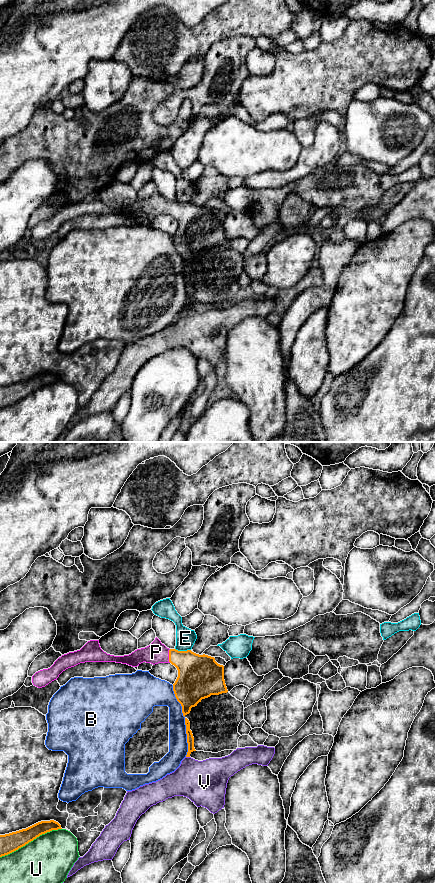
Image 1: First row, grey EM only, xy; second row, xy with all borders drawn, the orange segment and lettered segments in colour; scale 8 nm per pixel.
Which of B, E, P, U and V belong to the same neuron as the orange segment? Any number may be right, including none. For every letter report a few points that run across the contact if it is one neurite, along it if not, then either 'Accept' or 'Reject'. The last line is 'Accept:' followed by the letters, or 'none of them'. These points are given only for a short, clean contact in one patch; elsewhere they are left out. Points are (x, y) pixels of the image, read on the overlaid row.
B: Reject
E: Line: xy (175, 648), (178, 650), (190, 650). Reject
P: Line: xy (195, 672), (183, 660), (169, 656), (156, 652). Accept
U: Reject
V: Reject
Accept: P

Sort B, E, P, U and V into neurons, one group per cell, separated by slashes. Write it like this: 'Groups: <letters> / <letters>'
Groups: B / E / P / U / V

